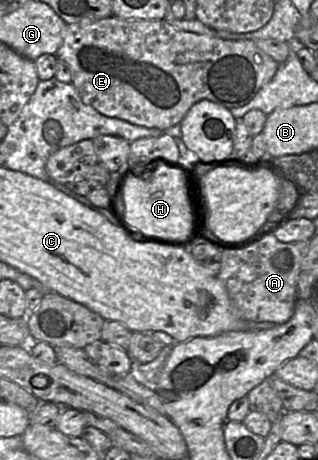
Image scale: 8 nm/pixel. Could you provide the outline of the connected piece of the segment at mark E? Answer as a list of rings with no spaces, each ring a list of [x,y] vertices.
[[[111,16],[100,20],[82,21],[65,25],[62,29],[62,37],[62,45],[55,55],[58,61],[64,61],[68,64],[72,74],[71,84],[75,87],[83,103],[90,105],[107,117],[118,118],[134,125],[162,130],[179,124],[189,109],[203,99],[213,101],[229,109],[247,104],[274,77],[279,67],[279,64],[263,52],[253,40],[226,40],[219,37],[182,31],[173,27],[165,19],[123,19]]]

